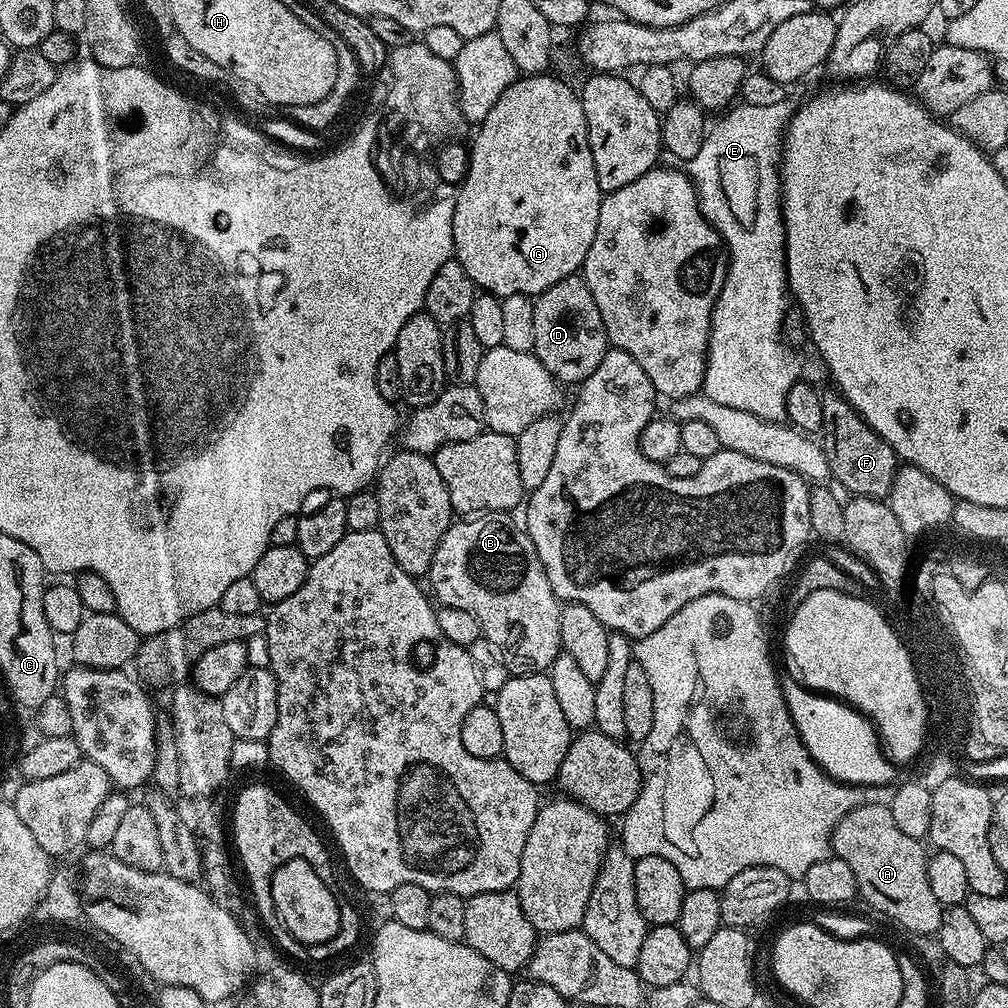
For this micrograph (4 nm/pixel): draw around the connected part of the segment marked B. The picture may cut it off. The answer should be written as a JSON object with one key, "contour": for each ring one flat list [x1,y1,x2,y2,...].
{"contour":[[486,512,483,514,473,515,471,518,457,519,446,530,446,534,442,538,442,542,438,542,438,550,434,550,434,562,430,566,428,575,426,577,427,583,432,583,430,592,437,601,441,600,448,608,457,608,460,612,465,612,468,616,473,616,476,619,476,624,481,628,480,632,486,639,490,639,495,645,500,646,504,652,505,657,513,665,515,663,517,669,523,670,525,673,538,672,543,673,545,670,551,669,552,663,555,662,556,657,561,655,562,649,560,647,560,609,562,607,561,601,556,599,554,590,550,586,550,578,546,578,546,570,542,570,542,562,538,558,538,550,534,546,534,542,530,542,528,533,524,531,519,523,512,521,511,515,503,512]]}

